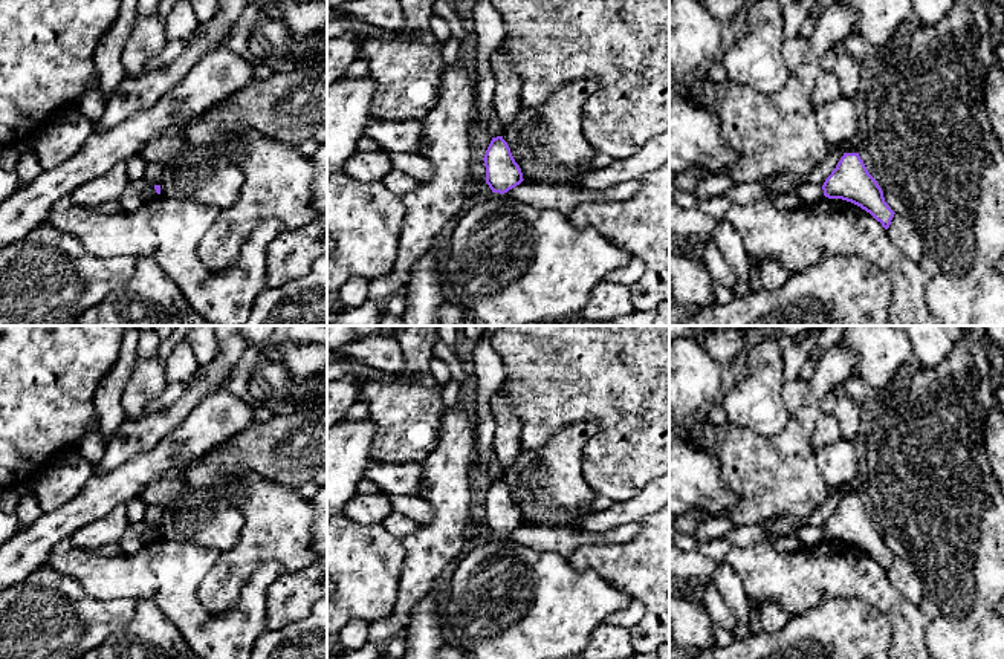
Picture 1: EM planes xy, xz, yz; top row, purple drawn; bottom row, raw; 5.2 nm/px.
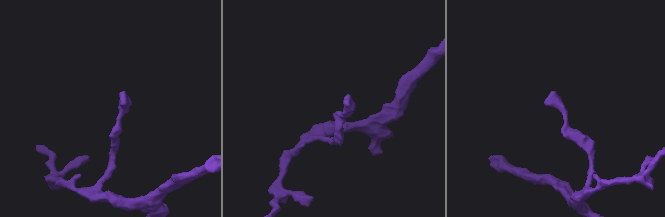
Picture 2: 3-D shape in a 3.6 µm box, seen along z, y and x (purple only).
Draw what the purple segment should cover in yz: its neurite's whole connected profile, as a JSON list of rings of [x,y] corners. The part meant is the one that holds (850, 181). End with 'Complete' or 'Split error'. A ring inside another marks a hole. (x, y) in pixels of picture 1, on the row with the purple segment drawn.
[[[844,153],[822,190],[825,197],[851,202],[870,213],[885,229],[889,228],[896,213],[885,202],[882,188],[859,153]]]. Complete

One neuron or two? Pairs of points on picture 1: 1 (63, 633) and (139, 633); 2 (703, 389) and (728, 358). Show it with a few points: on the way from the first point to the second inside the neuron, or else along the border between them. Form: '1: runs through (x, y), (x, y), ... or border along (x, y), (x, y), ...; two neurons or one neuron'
1: border along (135, 606), (133, 616), (101, 642); two neurons
2: border along (696, 341), (720, 366); two neurons

